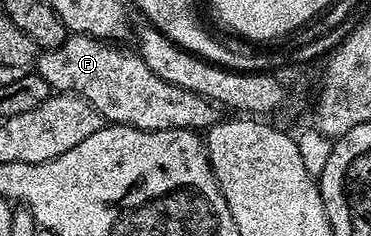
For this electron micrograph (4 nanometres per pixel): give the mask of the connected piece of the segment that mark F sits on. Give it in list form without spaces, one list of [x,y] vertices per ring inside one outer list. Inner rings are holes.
[[[71,34],[67,41],[60,44],[57,48],[52,50],[42,51],[38,55],[37,72],[41,75],[48,84],[51,85],[52,91],[55,92],[67,92],[71,91],[79,95],[80,98],[84,98],[87,102],[93,104],[97,108],[100,114],[108,123],[117,126],[136,126],[139,130],[194,130],[196,132],[202,131],[204,128],[210,128],[220,121],[221,114],[218,114],[217,106],[210,99],[199,95],[195,91],[187,91],[185,88],[179,87],[177,84],[167,83],[165,80],[161,80],[159,76],[155,76],[153,72],[149,70],[143,63],[143,59],[139,57],[138,53],[132,52],[131,54],[127,50],[122,50],[122,45],[112,44],[110,41],[102,38],[91,38],[87,34]]]

